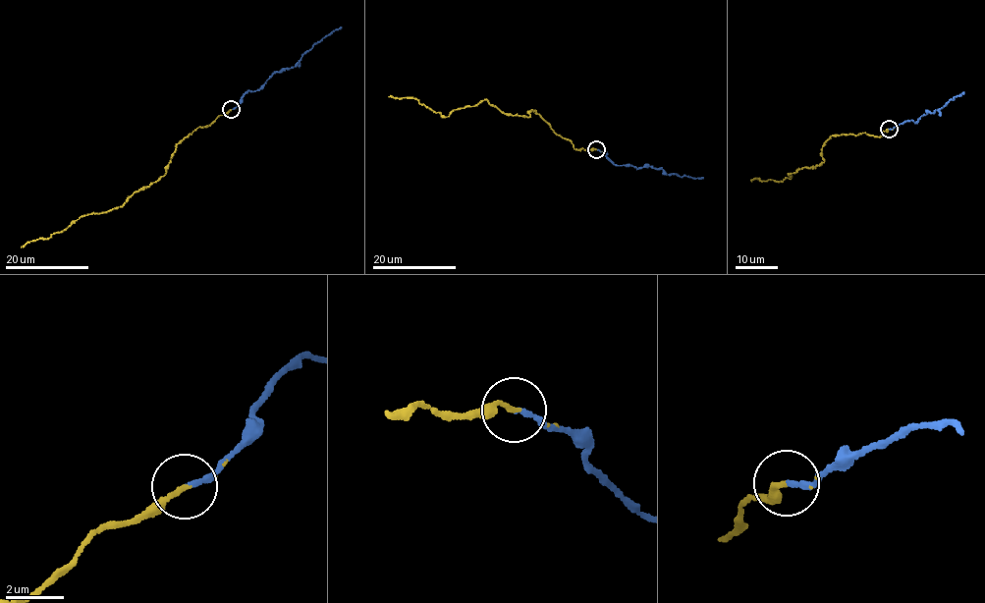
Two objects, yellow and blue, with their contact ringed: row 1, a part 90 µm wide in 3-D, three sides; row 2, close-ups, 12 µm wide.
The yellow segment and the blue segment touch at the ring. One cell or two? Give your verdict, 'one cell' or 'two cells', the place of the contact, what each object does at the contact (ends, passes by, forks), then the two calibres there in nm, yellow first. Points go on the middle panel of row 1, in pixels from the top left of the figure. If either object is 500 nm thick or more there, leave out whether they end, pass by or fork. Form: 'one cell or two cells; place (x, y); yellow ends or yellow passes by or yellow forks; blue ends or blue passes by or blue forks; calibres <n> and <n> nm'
one cell; place (596, 149); yellow ends; blue ends; calibres 160 and 180 nm

